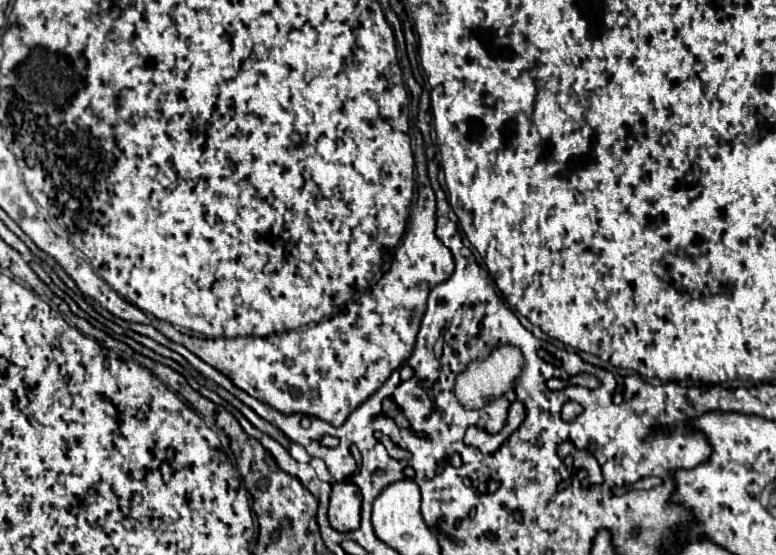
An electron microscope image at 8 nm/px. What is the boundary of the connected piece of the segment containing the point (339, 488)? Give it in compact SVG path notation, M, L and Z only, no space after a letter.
M333 484L331 504L329 504L329 522L337 532L357 530L361 516L361 492L353 484Z

